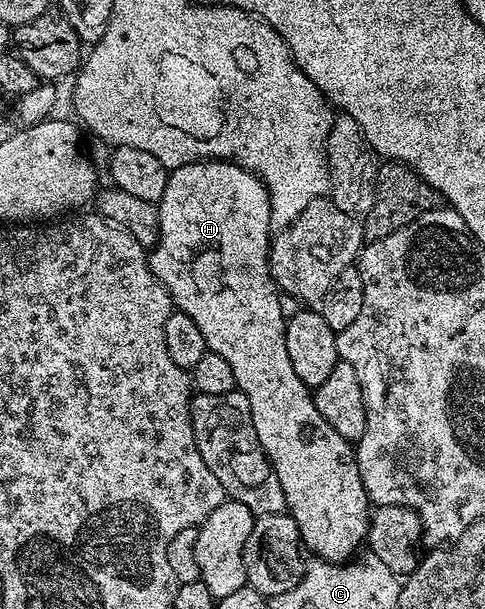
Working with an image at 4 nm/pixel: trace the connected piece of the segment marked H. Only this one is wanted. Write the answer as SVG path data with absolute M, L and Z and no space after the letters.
M202 160L199 162L188 162L179 168L169 171L167 188L163 188L161 201L156 203L157 219L159 220L159 232L157 233L157 244L148 251L149 267L159 281L165 285L167 292L173 298L173 305L176 309L182 310L191 320L195 320L195 325L199 327L199 332L203 332L203 340L208 353L223 356L227 364L231 364L231 372L235 372L237 390L244 394L249 400L249 411L255 424L255 432L259 436L259 444L265 450L265 455L269 457L269 463L273 465L275 476L279 476L279 484L283 484L283 496L285 497L285 508L288 514L295 520L295 524L301 533L301 541L304 549L310 555L316 556L322 562L336 562L345 564L354 557L357 545L366 541L369 533L369 516L371 513L371 503L367 492L363 488L363 480L359 476L357 467L357 456L354 447L323 416L319 416L319 408L315 408L310 387L295 376L295 368L291 368L291 359L287 356L287 340L285 339L285 324L287 321L286 311L281 311L282 295L273 282L273 277L269 271L269 244L271 241L271 204L269 203L269 193L261 182L261 179L249 170L244 170L241 166L236 166L233 162L224 160Z

